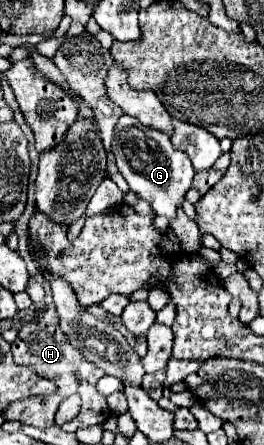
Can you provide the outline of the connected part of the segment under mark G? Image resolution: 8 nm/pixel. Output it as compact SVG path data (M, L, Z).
M120 116L112 136L112 152L116 156L118 170L130 184L130 190L144 198L152 206L154 214L172 220L176 216L176 208L184 202L184 194L188 192L188 186L194 178L190 158L176 150L166 134L144 126L132 116Z

